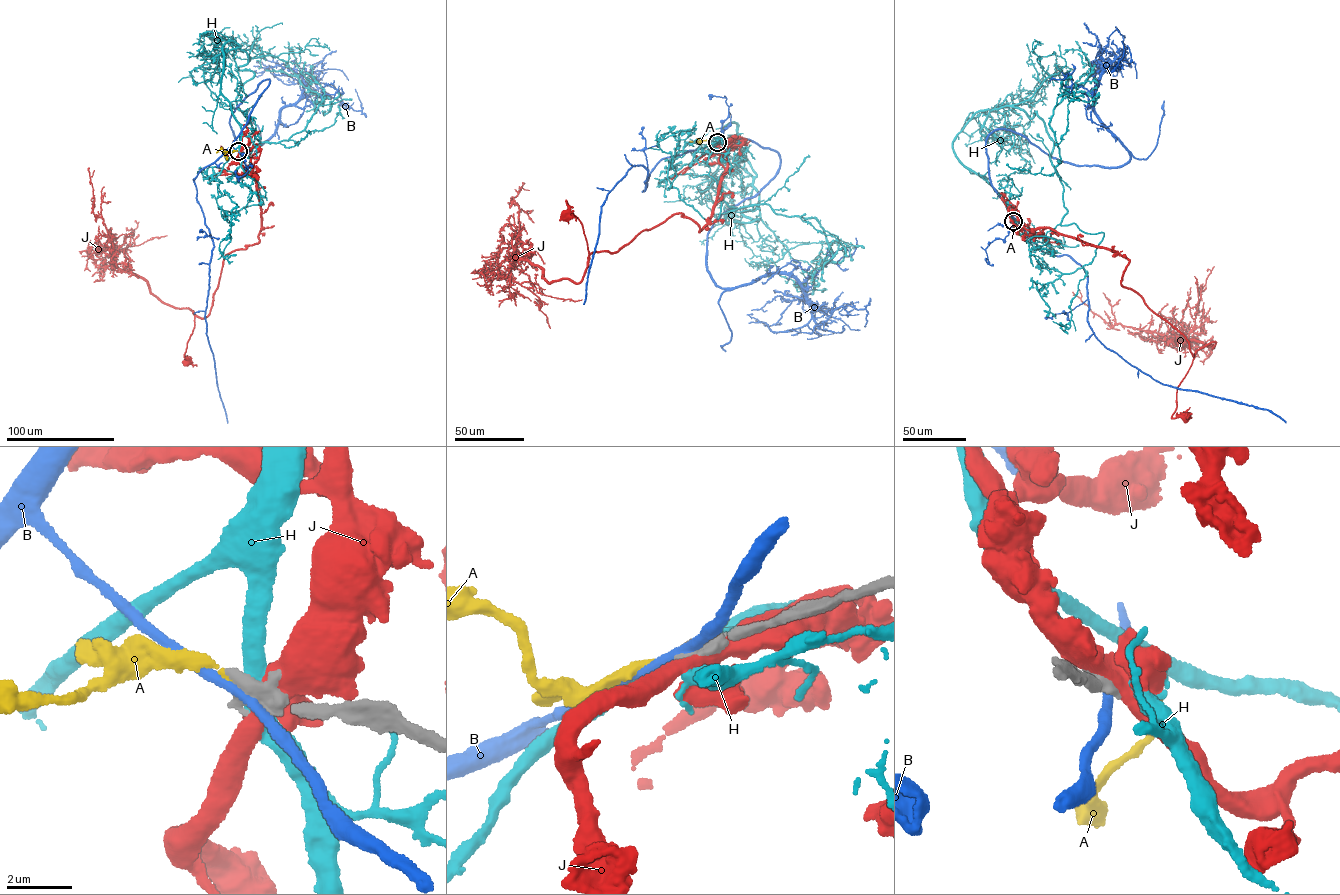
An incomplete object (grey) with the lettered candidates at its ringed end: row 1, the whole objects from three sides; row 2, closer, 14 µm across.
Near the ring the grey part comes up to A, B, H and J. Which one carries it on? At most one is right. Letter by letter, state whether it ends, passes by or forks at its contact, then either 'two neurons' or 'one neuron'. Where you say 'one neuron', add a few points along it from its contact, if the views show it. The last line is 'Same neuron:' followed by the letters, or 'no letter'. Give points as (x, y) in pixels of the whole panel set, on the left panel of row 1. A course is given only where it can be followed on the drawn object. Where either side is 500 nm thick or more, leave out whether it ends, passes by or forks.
A: one neuron; course (238, 151), (220, 149), (216, 152)
B: it passes by; two neurons
H: it passes by; two neurons
J: two neurons
Same neuron: A

